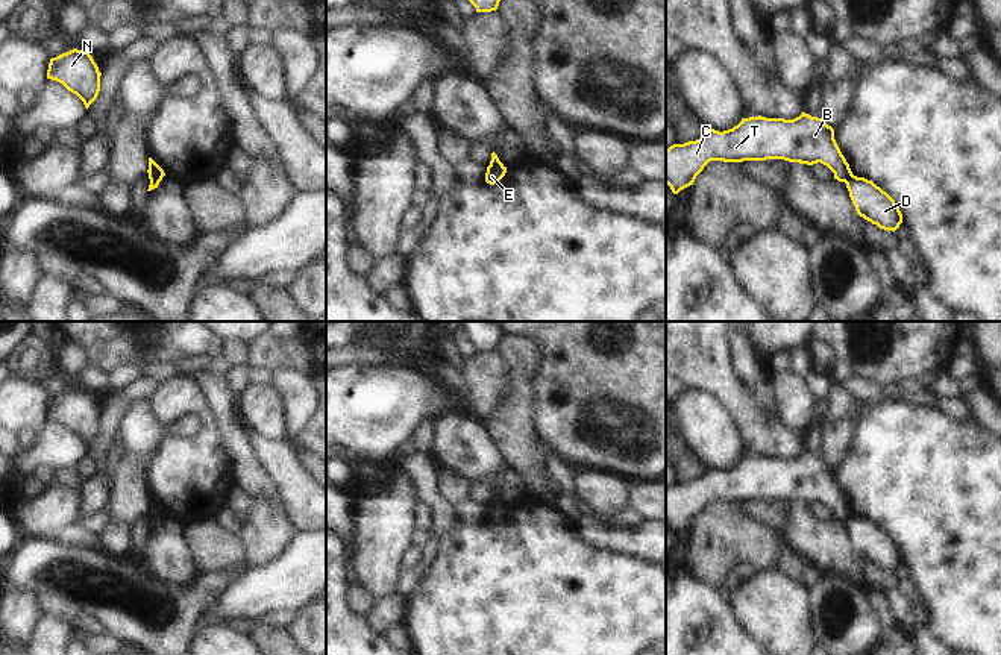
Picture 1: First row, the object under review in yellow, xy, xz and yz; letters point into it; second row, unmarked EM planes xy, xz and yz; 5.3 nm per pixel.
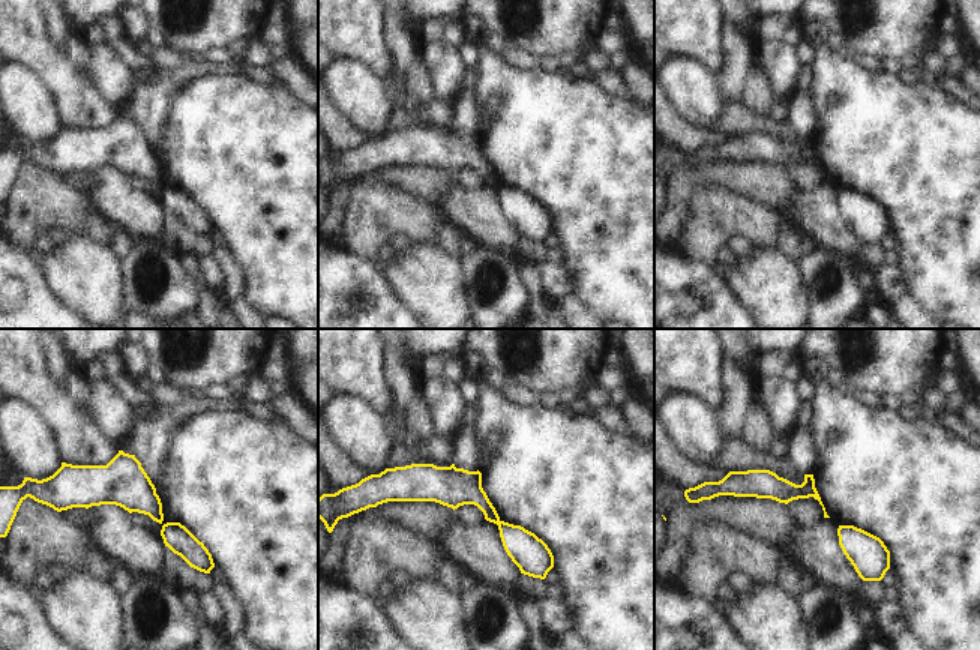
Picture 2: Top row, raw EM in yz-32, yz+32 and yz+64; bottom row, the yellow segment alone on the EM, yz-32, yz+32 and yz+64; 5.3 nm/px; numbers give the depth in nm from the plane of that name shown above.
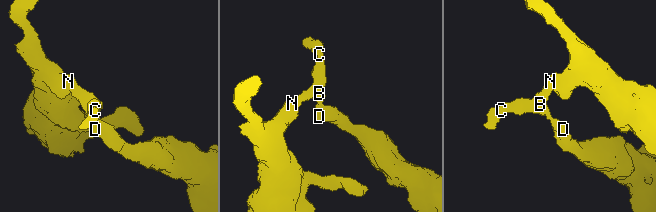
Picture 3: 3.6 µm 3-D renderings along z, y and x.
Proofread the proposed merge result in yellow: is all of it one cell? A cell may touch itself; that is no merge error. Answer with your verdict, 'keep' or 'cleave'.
cleave

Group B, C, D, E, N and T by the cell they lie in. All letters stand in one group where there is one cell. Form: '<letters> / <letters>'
B C N T / D E

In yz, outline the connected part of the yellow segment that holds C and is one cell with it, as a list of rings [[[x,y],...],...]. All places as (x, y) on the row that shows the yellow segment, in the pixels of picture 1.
[[[802,112],[793,120],[749,117],[733,129],[710,129],[702,138],[673,144],[666,150],[666,183],[673,194],[693,185],[710,161],[743,162],[784,159],[799,164],[824,164],[839,182],[852,171],[842,155],[834,129],[824,118]]]

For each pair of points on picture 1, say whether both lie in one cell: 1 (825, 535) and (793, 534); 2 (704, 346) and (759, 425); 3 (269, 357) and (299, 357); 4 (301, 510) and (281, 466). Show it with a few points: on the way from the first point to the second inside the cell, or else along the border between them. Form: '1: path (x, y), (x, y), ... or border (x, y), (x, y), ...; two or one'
1: path (818, 535), (801, 534); one
2: path (706, 366), (740, 405); one
3: path (276, 357), (291, 357); one
4: path (301, 499), (287, 476); one

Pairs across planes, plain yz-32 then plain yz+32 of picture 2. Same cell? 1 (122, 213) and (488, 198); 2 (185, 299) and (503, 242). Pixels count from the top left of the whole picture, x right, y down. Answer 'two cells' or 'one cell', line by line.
1: one cell
2: two cells

